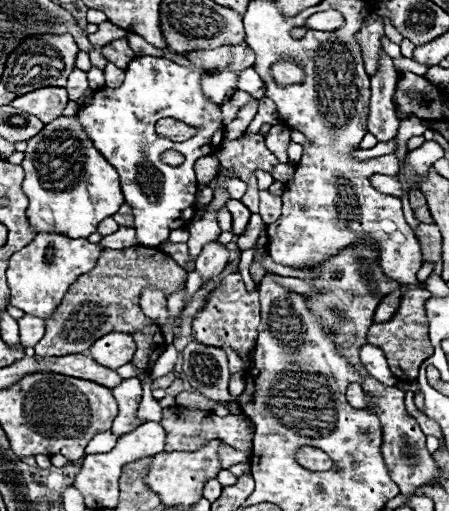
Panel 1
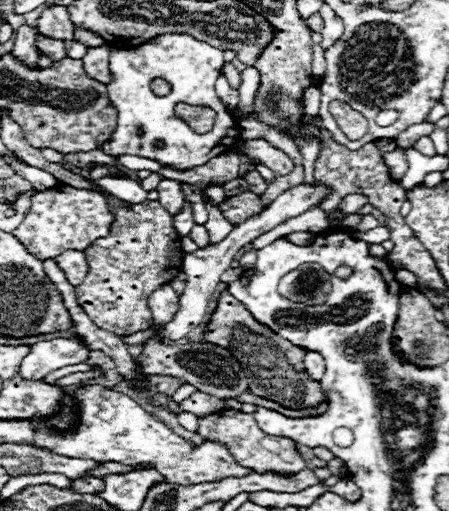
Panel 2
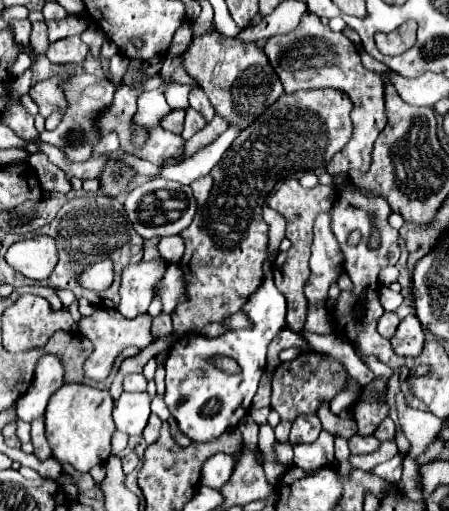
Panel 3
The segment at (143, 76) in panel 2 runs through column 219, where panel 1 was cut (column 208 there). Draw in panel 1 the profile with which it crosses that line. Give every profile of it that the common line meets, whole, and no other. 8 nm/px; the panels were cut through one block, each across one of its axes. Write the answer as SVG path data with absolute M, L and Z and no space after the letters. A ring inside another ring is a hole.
M220 46L214 50L192 50L188 62L194 66L180 66L168 58L136 56L126 68L126 80L118 88L102 88L94 94L90 106L80 108L80 122L90 134L94 146L102 156L118 170L122 194L126 204L134 208L134 228L142 246L156 246L168 240L170 232L186 226L196 210L196 178L194 162L202 156L210 156L222 142L224 124L220 116L220 104L212 102L202 90L204 76L216 76L230 68L234 62L232 46ZM154 70L164 70L164 84L156 78ZM172 96L172 100L168 98ZM160 118L176 118L188 126L200 128L196 136L184 142L172 142L156 136L154 124ZM154 132L154 134L146 134ZM210 144L210 152L202 152L202 146ZM166 150L176 150L186 156L184 164L172 168L162 162Z

